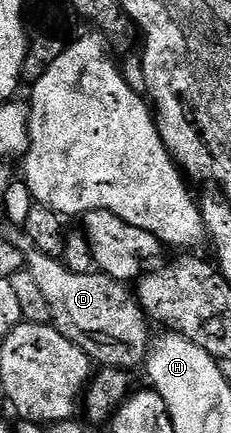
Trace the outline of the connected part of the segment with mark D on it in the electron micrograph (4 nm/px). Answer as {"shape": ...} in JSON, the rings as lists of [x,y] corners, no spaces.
{"shape":[[[21,236],[16,239],[20,250],[25,251],[25,265],[35,276],[47,304],[51,304],[52,325],[67,336],[67,340],[74,342],[79,349],[94,363],[105,368],[130,368],[146,361],[151,349],[151,337],[149,338],[150,319],[145,317],[145,311],[141,303],[131,293],[130,287],[123,282],[116,282],[111,276],[100,272],[94,272],[87,276],[79,276],[79,272],[71,272],[60,258],[48,258],[38,250],[30,248],[28,238]]]}

